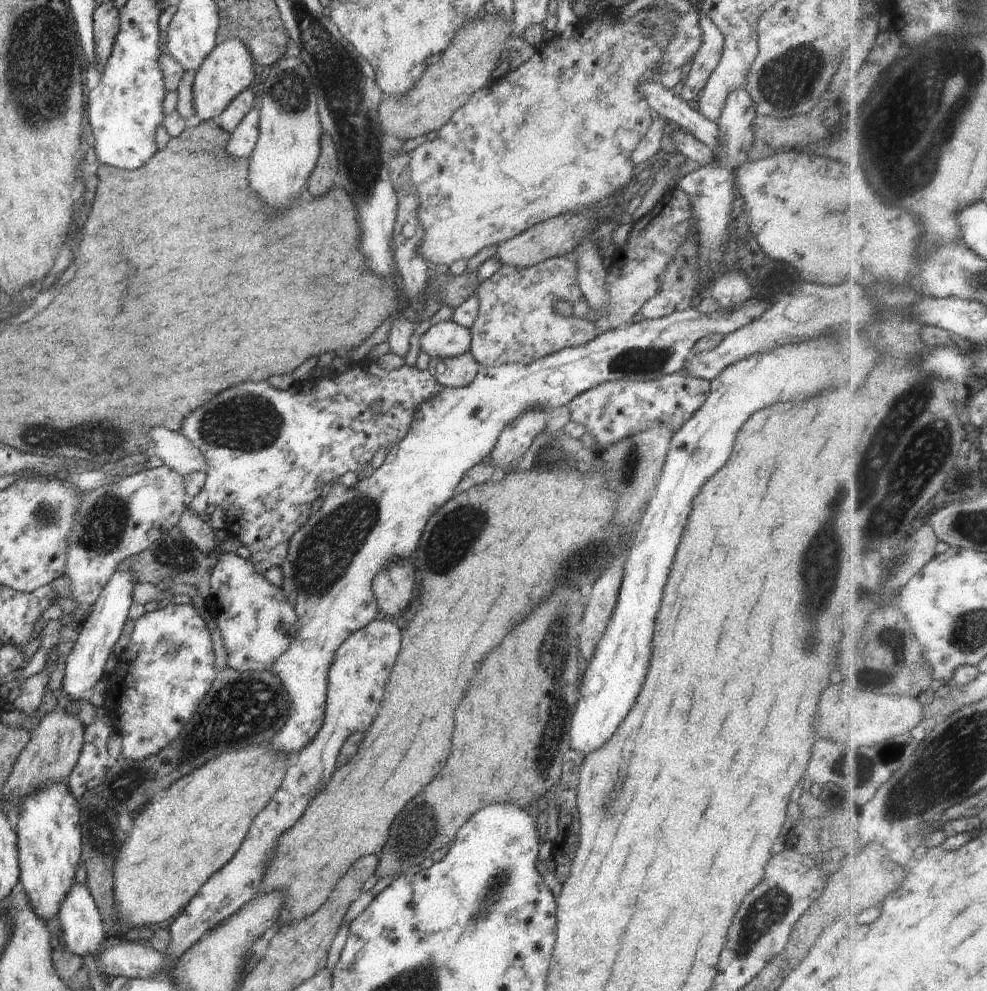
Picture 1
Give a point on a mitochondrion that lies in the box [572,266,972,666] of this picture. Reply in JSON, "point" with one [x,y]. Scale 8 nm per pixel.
{"point":[925,442]}

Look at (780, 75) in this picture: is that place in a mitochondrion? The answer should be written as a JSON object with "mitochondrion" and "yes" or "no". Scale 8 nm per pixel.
{"mitochondrion":"yes"}

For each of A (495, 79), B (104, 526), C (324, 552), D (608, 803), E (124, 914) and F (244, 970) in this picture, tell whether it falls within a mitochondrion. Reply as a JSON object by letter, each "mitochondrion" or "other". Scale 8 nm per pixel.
{"A":"other","B":"mitochondrion","C":"mitochondrion","D":"mitochondrion","E":"other","F":"other"}

